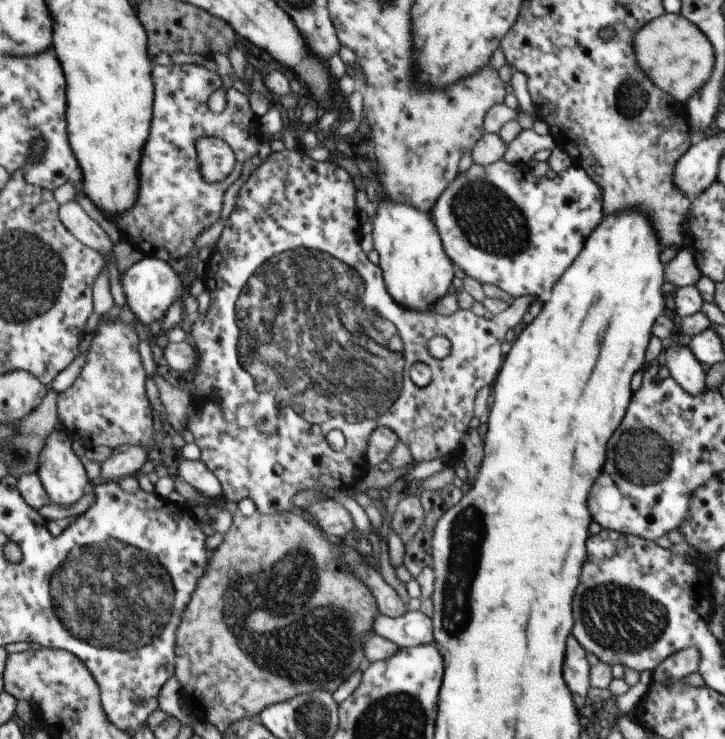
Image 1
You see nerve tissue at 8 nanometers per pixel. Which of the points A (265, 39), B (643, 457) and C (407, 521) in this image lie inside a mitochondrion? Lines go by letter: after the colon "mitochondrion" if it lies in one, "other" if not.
A: other
B: mitochondrion
C: mitochondrion

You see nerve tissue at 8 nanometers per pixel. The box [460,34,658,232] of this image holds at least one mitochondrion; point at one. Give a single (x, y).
(630, 97)

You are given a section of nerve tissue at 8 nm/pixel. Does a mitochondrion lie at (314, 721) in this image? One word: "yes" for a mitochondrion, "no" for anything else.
yes

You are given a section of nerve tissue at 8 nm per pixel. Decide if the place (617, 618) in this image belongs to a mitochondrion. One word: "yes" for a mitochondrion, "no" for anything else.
yes

